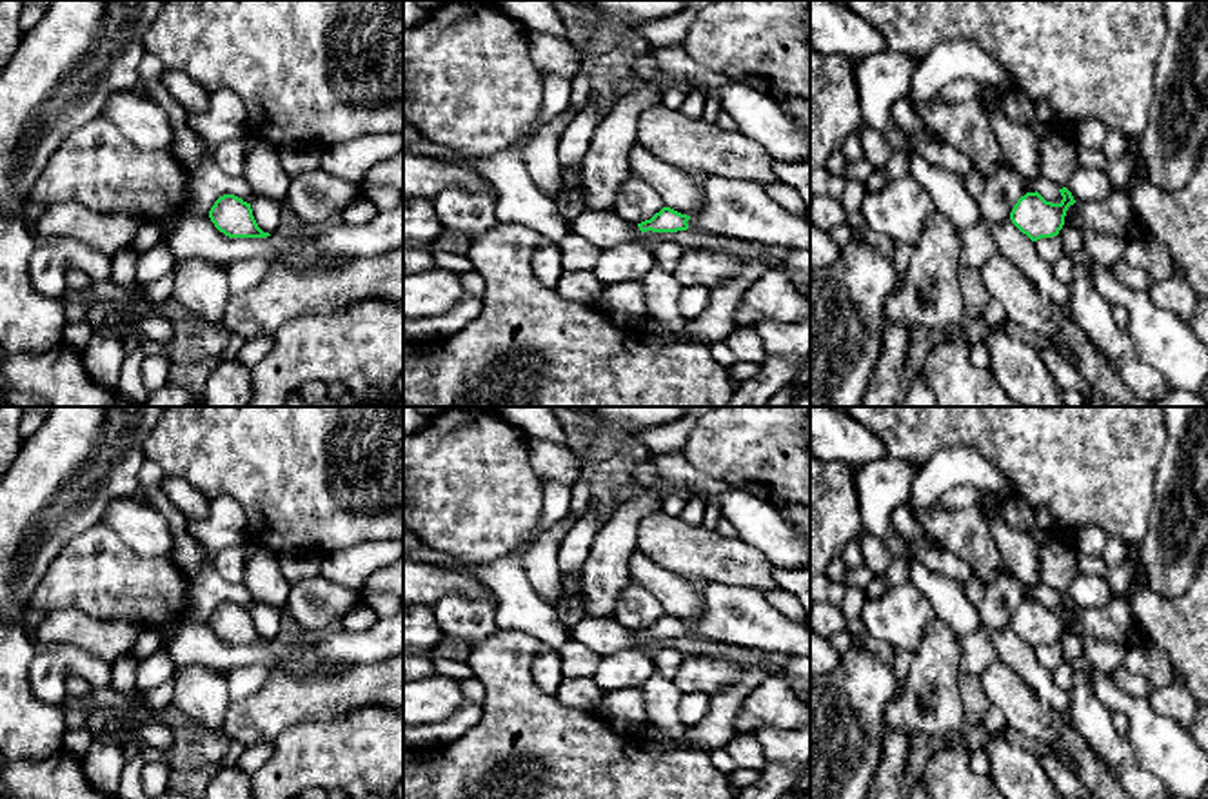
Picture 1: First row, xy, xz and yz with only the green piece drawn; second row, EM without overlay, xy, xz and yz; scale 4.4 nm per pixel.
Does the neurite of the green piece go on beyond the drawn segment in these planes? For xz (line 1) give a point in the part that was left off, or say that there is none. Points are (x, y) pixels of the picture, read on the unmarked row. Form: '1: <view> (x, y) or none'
1: xz (732, 614)

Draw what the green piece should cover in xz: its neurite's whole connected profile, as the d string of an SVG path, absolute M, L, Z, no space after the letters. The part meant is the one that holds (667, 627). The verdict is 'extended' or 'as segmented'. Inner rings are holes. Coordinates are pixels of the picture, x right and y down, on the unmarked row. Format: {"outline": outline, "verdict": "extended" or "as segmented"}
{"outline": "M705 581L705 608L698 621L687 623L663 614L638 630L641 639L678 639L701 634L703 639L790 657L810 656L810 628L777 612L763 592L725 581Z", "verdict": "extended"}

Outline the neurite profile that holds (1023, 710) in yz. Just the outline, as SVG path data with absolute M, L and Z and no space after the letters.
M994 659L979 674L979 679L988 701L1003 712L1006 726L1055 748L1063 719L1012 666Z

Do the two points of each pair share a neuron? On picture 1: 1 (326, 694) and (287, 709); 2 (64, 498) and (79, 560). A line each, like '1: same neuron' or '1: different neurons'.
1: same neuron
2: different neurons

